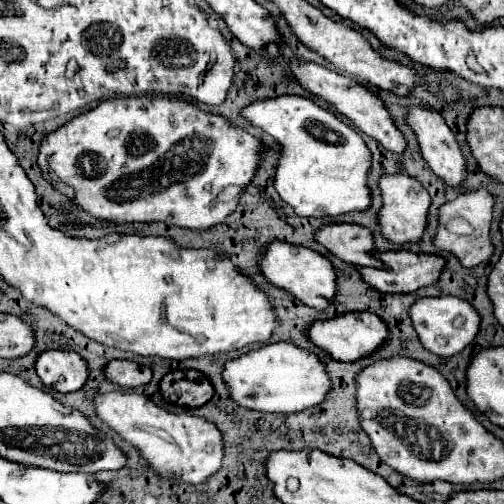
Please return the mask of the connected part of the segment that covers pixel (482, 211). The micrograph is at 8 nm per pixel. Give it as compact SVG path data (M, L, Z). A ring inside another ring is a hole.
M486 190L464 192L454 202L446 202L440 208L440 228L438 228L434 244L440 250L446 250L446 252L452 252L454 256L458 256L462 266L472 268L482 262L488 262L488 258L494 252L494 244L490 240L492 210L494 210L494 198Z

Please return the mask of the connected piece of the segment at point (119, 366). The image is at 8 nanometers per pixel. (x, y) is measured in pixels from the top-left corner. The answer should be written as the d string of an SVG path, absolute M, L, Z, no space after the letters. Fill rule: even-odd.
M112 360L104 372L110 382L116 382L124 388L138 388L152 380L152 370L148 366L130 360Z

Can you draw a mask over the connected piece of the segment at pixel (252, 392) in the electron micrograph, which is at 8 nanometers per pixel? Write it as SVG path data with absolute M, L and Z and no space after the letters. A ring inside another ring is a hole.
M276 342L262 346L258 350L250 350L248 354L230 360L224 370L224 382L230 388L232 400L236 404L260 410L260 412L302 412L314 408L326 400L326 394L332 390L332 380L326 372L324 362L290 342Z

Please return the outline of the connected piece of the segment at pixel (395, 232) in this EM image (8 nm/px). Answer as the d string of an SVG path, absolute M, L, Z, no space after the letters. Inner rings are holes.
M392 174L392 176L382 176L380 180L382 188L382 200L384 208L380 210L380 226L384 238L392 240L394 244L404 244L404 242L418 242L426 230L428 224L428 208L432 204L428 190L412 176L408 174Z

